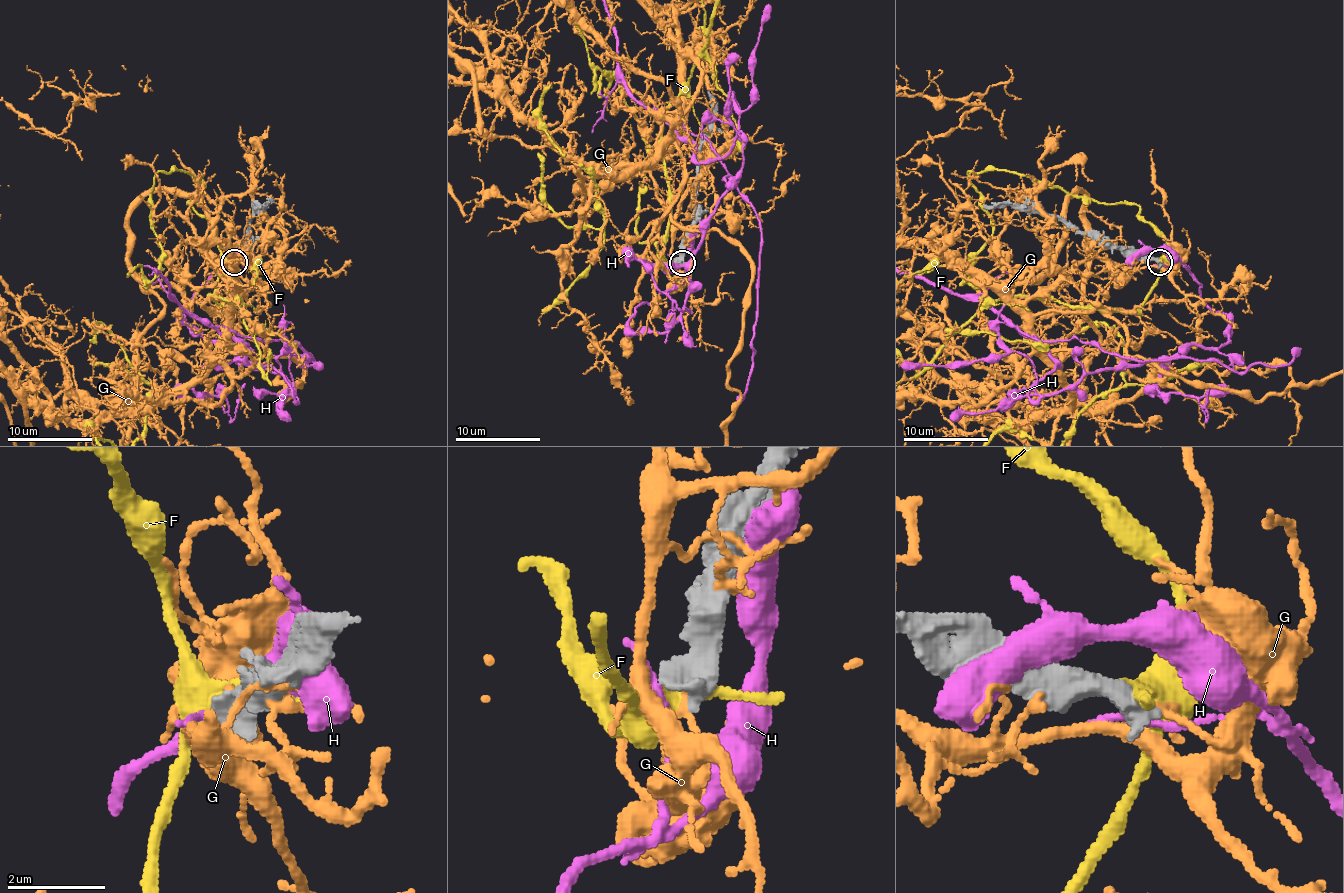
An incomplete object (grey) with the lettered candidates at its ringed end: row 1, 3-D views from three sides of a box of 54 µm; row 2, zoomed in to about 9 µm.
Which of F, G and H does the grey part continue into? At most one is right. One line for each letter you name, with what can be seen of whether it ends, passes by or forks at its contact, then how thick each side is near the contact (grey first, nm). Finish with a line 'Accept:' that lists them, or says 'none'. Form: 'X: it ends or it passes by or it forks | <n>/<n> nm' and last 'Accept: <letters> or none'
Accept: none

